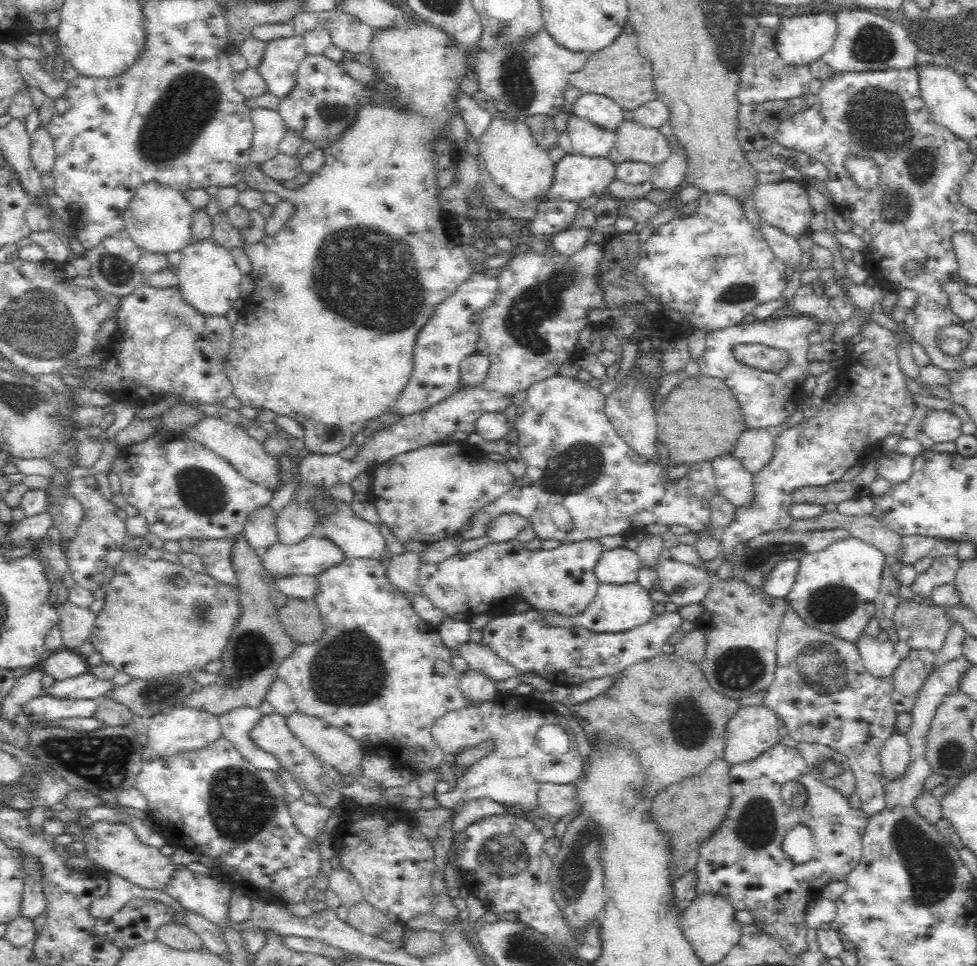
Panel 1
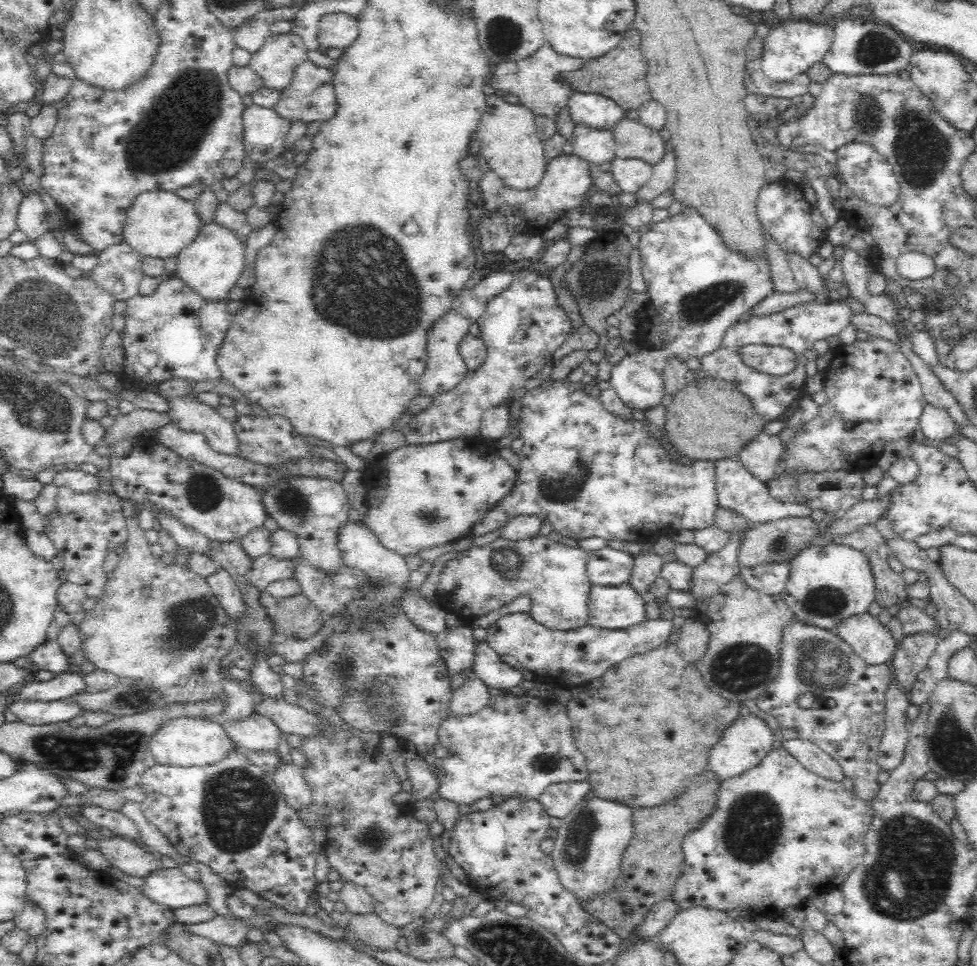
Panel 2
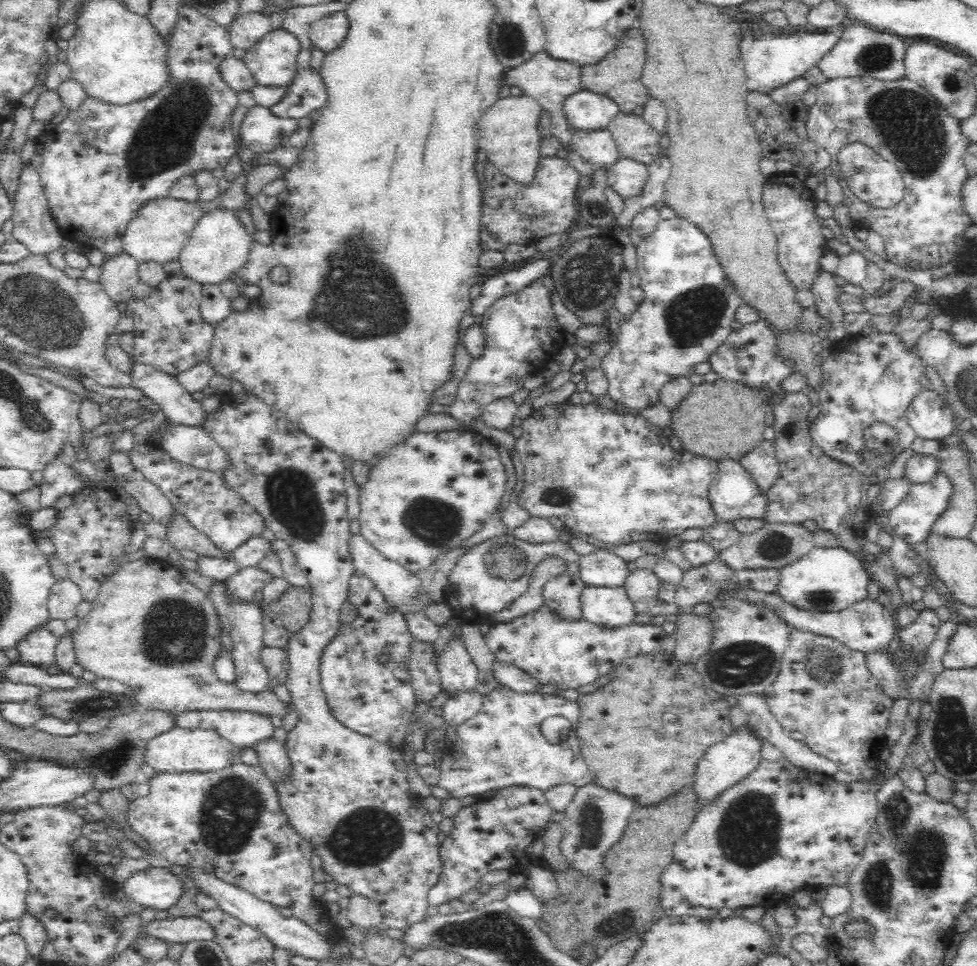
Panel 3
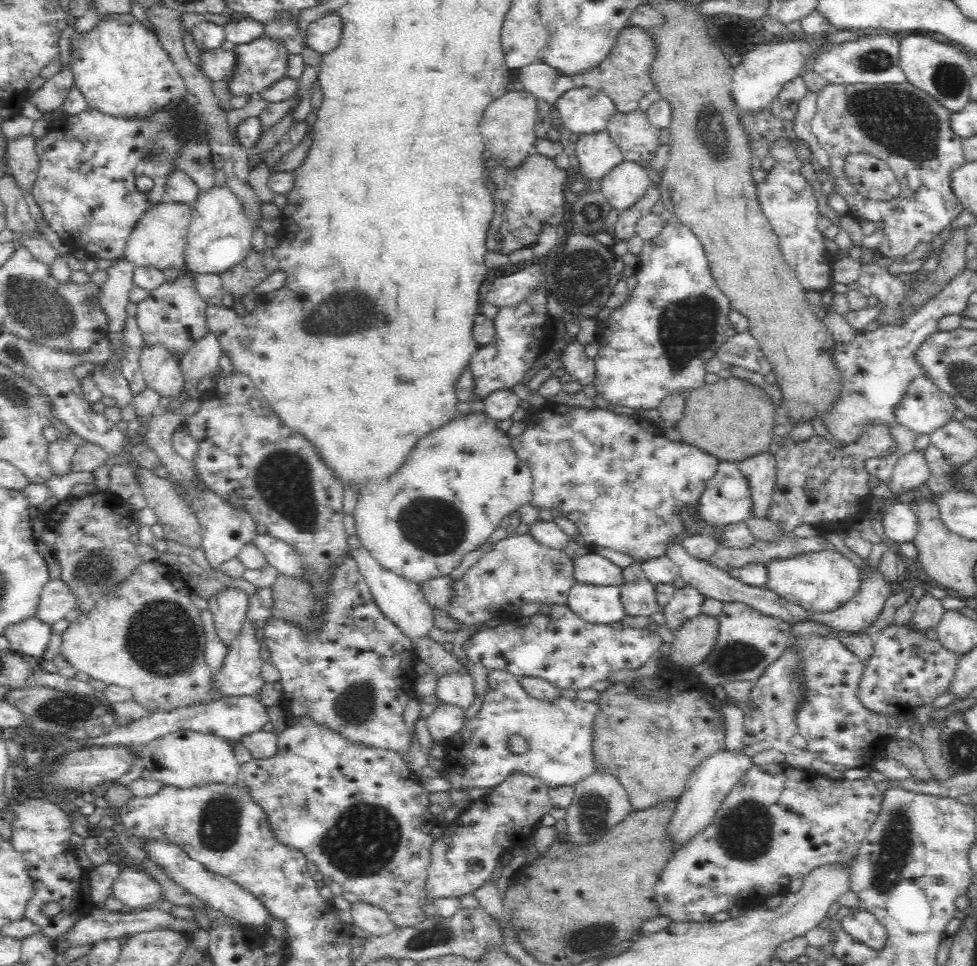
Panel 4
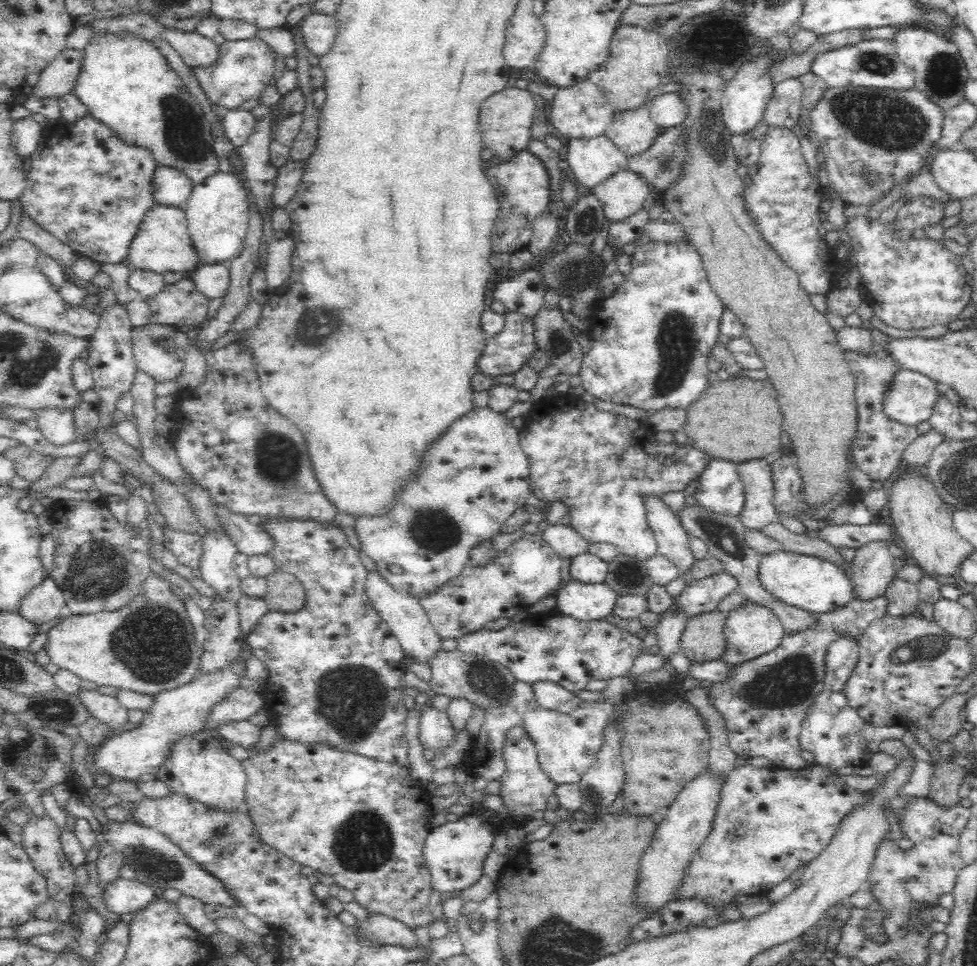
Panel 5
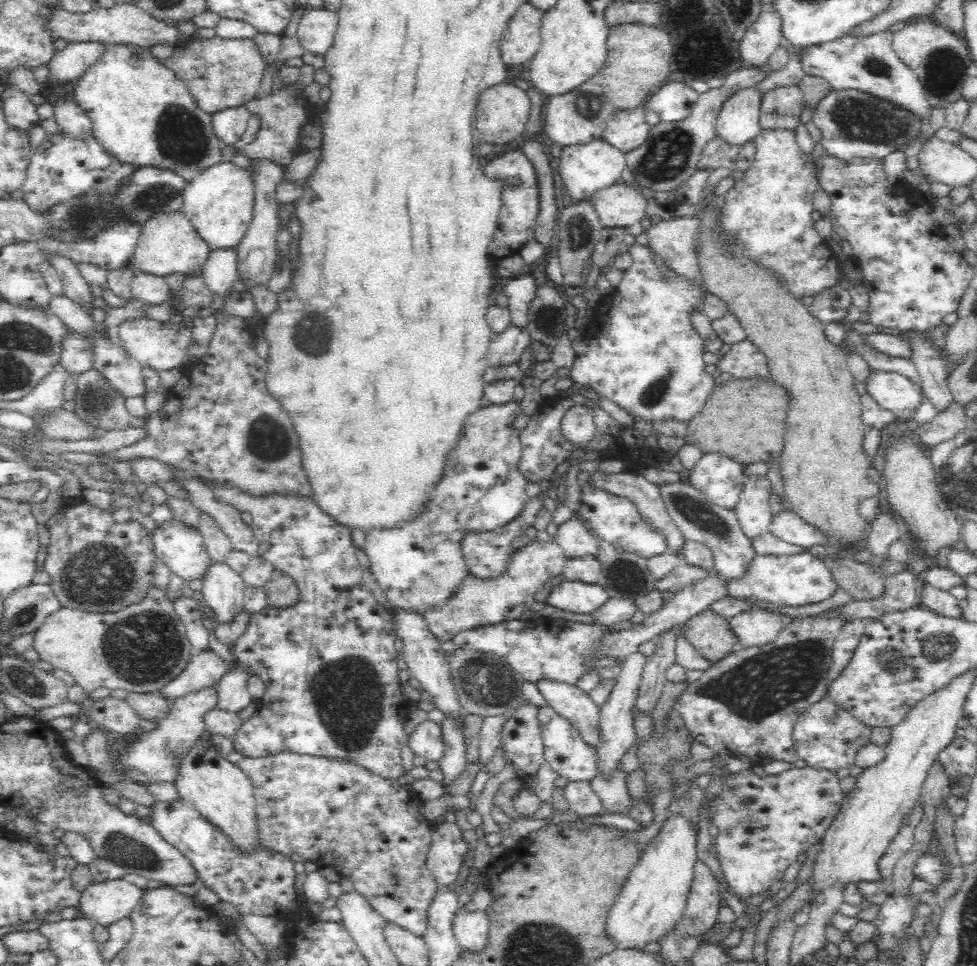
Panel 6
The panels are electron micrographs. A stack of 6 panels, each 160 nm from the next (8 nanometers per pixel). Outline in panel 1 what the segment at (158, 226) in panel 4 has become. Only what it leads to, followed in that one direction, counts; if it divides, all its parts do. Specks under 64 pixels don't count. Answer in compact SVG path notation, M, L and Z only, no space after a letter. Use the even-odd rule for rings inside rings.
M145 182L135 191L125 210L124 232L144 251L168 254L181 251L191 244L191 216L193 209L183 191L157 182Z

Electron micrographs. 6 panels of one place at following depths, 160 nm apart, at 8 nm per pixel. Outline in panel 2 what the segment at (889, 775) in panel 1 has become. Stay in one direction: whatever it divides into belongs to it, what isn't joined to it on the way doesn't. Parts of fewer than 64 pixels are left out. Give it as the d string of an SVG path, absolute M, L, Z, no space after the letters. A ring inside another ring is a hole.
M894 678L886 692L885 731L877 757L881 771L890 773L903 762L909 738L906 726L906 710L909 704L910 701L899 690Z

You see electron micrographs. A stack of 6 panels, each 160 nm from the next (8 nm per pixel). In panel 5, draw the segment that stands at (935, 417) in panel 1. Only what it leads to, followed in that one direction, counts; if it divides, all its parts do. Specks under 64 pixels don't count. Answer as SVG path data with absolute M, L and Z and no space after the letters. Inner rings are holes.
M902 369L885 399L885 414L890 420L915 428L926 422L943 398L944 390L930 377Z

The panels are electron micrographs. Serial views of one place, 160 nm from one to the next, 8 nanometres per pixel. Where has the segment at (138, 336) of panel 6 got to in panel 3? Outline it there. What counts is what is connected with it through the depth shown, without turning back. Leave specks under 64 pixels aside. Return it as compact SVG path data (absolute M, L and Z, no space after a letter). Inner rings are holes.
M135 363L129 369L131 388L159 405L170 423L206 426L208 413L194 400L174 376L167 376L146 364Z

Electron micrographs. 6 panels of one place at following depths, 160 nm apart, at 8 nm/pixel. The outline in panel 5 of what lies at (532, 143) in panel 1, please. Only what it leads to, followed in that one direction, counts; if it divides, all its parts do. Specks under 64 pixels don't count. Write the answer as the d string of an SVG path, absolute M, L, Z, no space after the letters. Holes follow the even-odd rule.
M517 87L504 88L482 104L480 110L479 129L482 135L483 146L490 148L494 156L502 162L508 162L516 157L518 152L528 149L528 142L532 140L531 126L534 122L535 100L527 89Z

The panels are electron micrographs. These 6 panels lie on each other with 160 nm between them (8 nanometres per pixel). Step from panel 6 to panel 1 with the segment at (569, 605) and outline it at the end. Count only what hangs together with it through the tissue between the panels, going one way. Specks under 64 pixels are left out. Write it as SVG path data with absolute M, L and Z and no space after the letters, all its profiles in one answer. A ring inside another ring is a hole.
M638 582L628 584L601 583L594 600L581 613L565 615L548 609L540 609L539 613L550 626L556 628L578 626L596 633L618 633L632 630L650 622L655 617L655 603L650 597L650 592Z

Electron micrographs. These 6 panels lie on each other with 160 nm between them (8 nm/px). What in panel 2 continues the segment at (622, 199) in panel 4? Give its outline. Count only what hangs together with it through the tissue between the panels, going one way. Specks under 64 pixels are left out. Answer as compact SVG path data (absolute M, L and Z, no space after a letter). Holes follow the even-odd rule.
M615 157L611 160L610 173L622 192L637 192L650 180L653 173L652 165L637 158Z

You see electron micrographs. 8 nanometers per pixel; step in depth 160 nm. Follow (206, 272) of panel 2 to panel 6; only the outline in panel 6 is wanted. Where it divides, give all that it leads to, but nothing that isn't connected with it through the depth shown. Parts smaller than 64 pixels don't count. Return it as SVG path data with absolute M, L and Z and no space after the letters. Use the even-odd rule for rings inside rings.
M222 161L189 180L183 192L181 211L211 251L236 249L252 222L254 195L248 169Z

